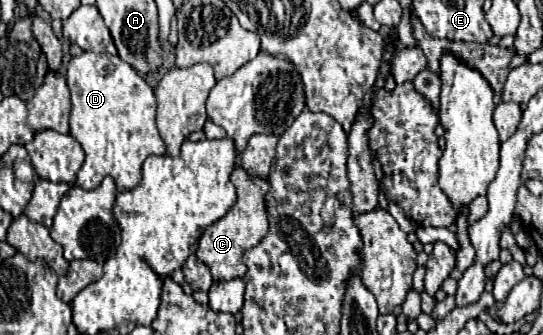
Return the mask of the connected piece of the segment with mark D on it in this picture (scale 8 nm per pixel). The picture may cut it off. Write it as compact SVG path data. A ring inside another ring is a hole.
M92 51L72 57L66 79L72 93L70 135L86 153L76 185L96 189L110 175L118 191L134 189L140 183L144 159L166 153L166 145L156 129L156 95L152 87L118 55Z

